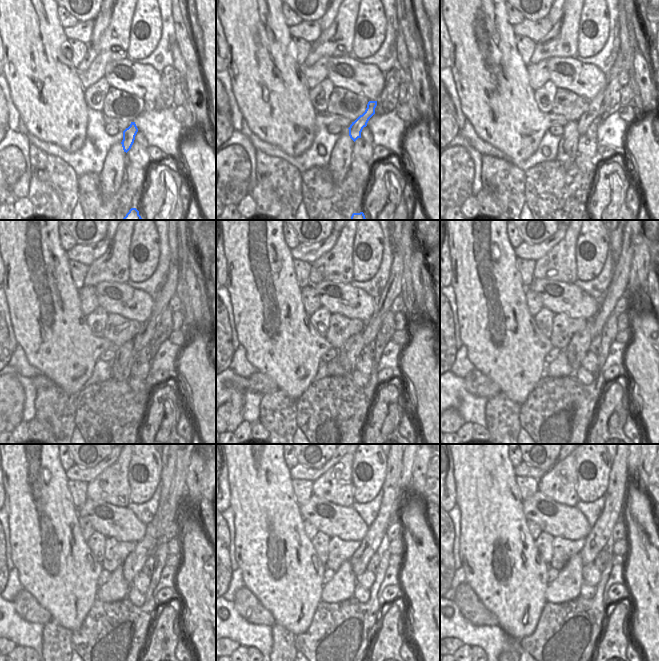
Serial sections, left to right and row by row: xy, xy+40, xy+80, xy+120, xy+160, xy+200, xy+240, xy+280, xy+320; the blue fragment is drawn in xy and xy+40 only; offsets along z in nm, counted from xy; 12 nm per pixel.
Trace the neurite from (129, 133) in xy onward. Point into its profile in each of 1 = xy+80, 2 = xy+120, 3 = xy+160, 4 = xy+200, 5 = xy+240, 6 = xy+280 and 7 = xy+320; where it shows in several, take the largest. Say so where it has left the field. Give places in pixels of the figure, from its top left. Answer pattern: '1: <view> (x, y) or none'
1: xy+80 (590, 115)
2: xy+120 (146, 332)
3: xy+160 (402, 253)
4: xy+200 (619, 286)
5: xy+240 (177, 491)
6: xy+280 (407, 464)
7: xy+320 (632, 464)

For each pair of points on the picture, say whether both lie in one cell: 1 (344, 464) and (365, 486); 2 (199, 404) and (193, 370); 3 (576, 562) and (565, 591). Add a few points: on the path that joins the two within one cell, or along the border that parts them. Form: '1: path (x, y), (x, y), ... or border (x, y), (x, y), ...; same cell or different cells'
1: border (355, 454), (353, 462), (353, 495); different cells
2: path (199, 396), (199, 378); same cell
3: path (573, 569), (567, 584); same cell

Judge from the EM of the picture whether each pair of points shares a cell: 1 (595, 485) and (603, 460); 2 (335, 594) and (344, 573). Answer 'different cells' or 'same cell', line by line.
1: same cell
2: same cell

